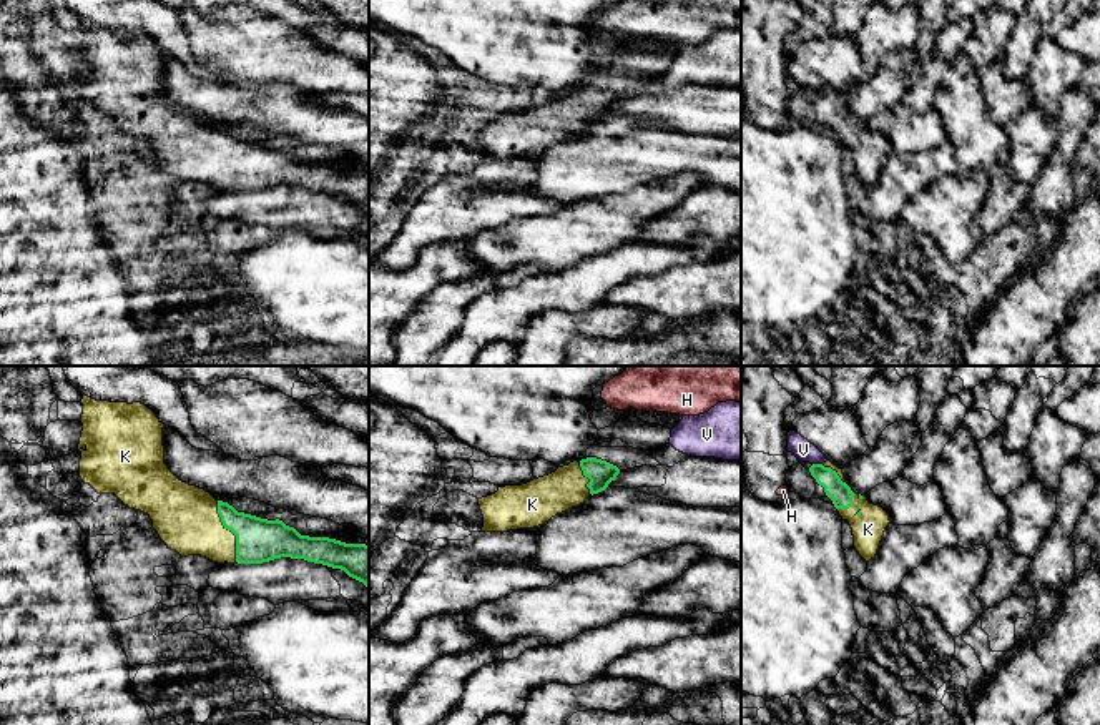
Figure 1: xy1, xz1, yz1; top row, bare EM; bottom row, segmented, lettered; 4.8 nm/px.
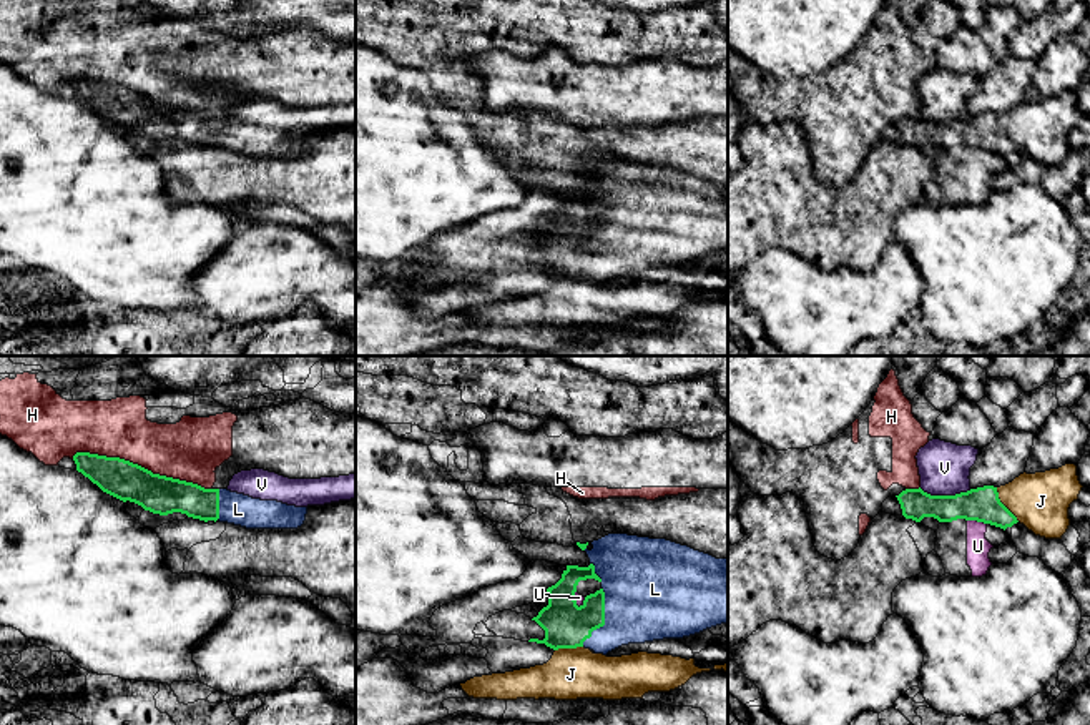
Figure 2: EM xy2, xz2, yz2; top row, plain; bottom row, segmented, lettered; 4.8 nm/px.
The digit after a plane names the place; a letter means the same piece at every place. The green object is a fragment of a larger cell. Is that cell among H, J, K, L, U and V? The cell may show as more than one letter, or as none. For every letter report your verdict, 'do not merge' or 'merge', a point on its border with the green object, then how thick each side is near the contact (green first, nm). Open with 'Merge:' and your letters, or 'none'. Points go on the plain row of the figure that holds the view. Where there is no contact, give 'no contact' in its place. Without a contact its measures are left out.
Merge: K, L
H: do not merge; contact xy2 (140, 93); calibres 190 and 280 nm
J: do not merge; contact yz2 (1002, 132); calibres 170 and 280 nm
K: merge; contact xy1 (230, 157); calibres 220 and 320 nm
L: merge; contact xz2 (603, 246); calibres 220 and 440 nm
U: do not merge; contact yz2 (977, 148); calibres 170 and 110 nm
V: do not merge; contact yz2 (946, 123); calibres 170 and 260 nm

